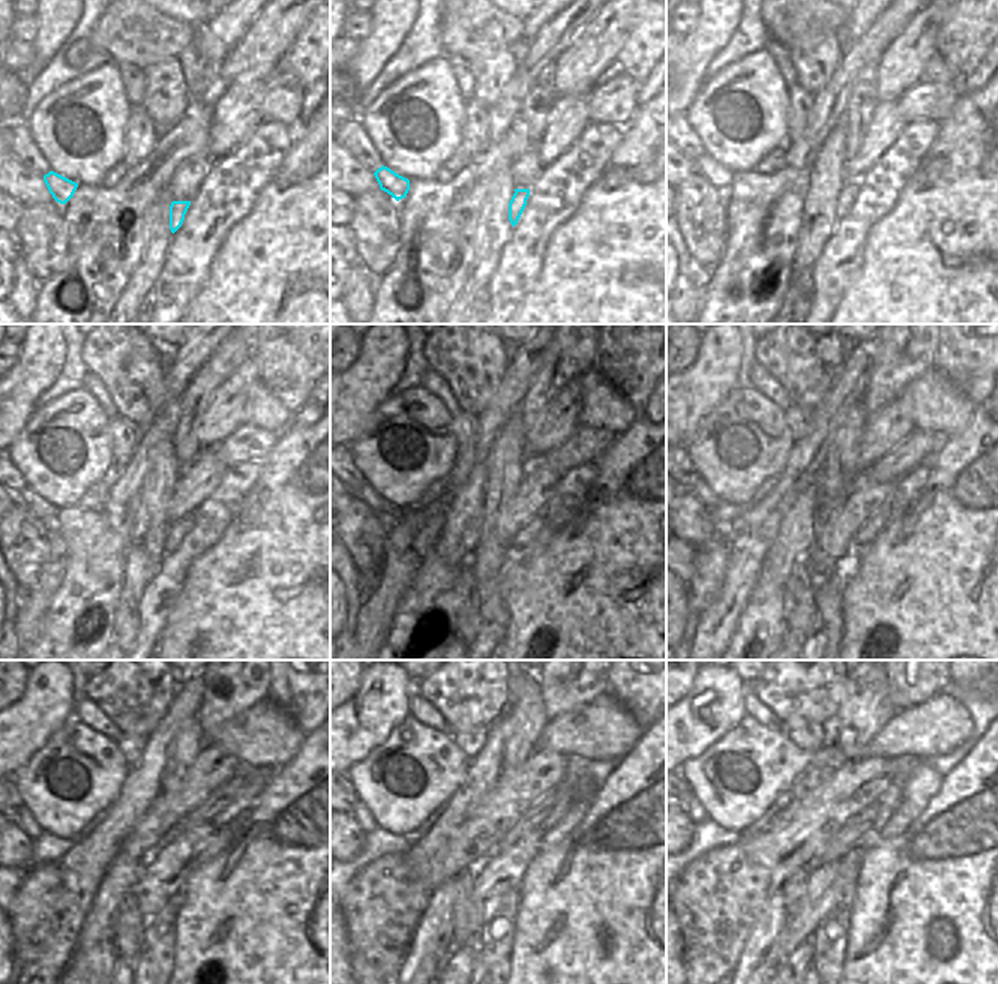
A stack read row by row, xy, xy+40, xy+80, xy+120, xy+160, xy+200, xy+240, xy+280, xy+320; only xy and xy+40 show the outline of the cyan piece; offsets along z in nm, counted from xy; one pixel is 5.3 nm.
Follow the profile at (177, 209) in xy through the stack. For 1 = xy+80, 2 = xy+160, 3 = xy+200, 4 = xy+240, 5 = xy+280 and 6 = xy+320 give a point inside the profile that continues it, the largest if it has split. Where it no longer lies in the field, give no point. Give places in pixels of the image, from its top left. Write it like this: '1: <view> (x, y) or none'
1: xy+80 (848, 194)
2: xy+160 (527, 534)
3: xy+200 (881, 516)
4: xy+240 (222, 836)
5: xy+280 (580, 806)
6: xy+320 (923, 782)

